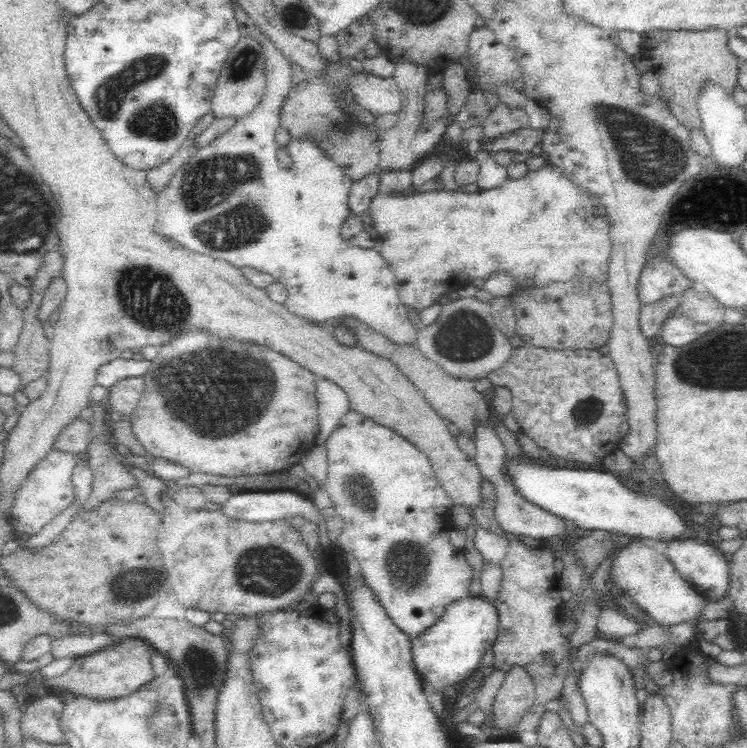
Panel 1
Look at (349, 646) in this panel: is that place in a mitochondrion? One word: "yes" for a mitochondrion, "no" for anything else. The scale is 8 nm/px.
no

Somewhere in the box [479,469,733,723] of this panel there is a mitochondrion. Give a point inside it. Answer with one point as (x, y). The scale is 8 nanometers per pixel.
(649, 577)

